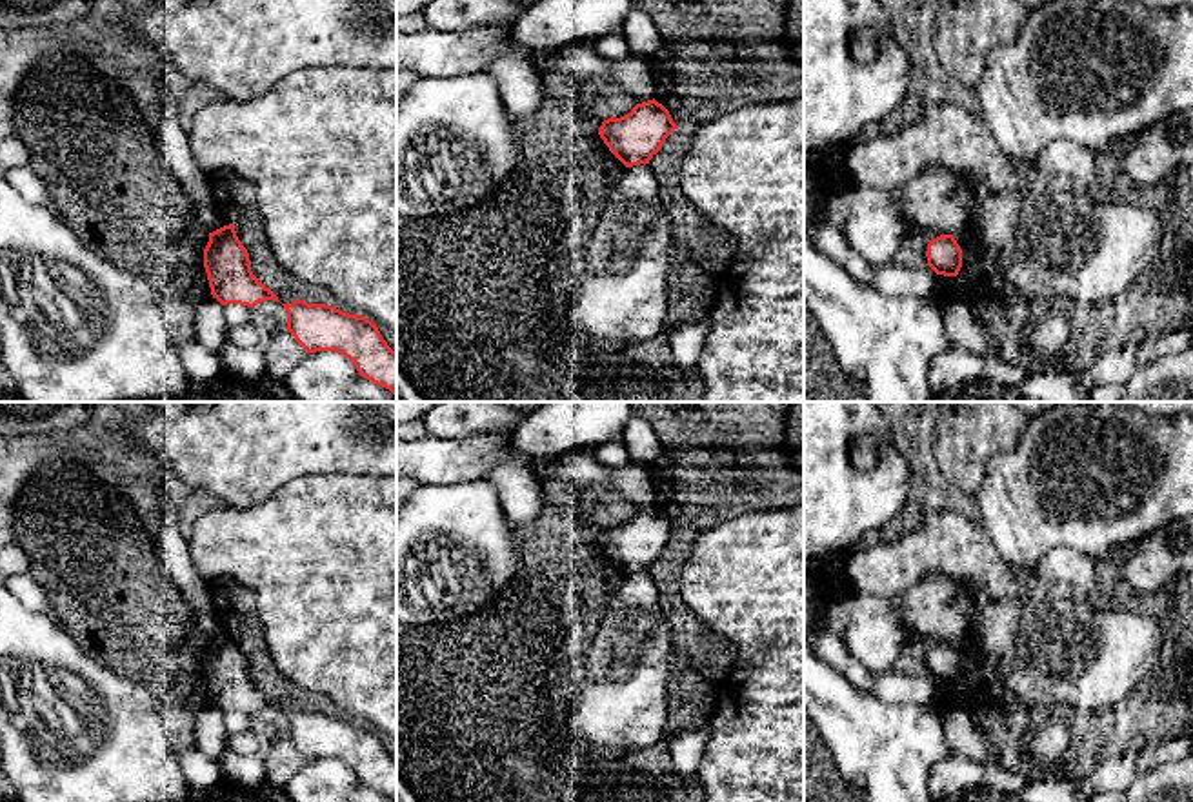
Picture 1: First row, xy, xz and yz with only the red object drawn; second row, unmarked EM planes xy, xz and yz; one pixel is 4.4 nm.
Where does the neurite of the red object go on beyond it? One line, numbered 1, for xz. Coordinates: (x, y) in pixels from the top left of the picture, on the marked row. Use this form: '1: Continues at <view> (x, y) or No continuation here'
1: No continuation here

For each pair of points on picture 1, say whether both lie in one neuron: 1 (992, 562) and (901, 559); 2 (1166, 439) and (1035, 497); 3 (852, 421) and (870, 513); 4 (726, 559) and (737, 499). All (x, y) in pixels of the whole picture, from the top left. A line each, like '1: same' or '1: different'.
1: same
2: same
3: same
4: different

